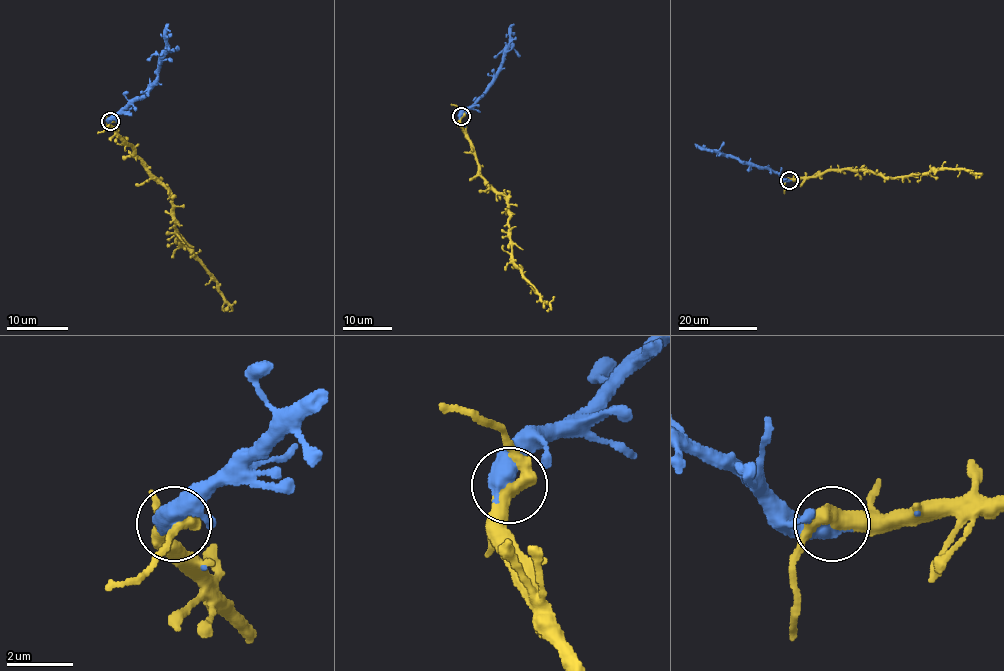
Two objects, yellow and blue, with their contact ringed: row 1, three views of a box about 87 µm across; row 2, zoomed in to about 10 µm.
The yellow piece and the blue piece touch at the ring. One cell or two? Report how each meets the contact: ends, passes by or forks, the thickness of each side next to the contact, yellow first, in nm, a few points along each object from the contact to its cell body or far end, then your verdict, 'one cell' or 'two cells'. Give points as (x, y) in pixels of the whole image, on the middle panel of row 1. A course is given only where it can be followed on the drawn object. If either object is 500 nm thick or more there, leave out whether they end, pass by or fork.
480 nm thick on the yellow side, 550 nm on the other; yellow runs (461, 116), (478, 174), (504, 195), (513, 263), (539, 301), (549, 305), (547, 312); blue runs (461, 115), (485, 91), (502, 62), (509, 43), (509, 28), (513, 25); one cell

